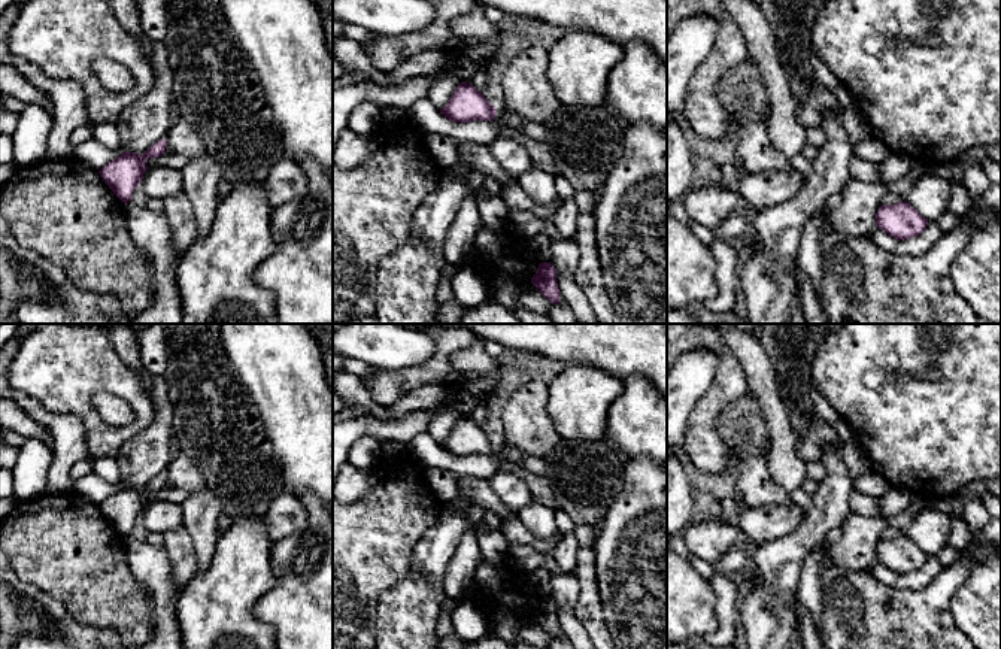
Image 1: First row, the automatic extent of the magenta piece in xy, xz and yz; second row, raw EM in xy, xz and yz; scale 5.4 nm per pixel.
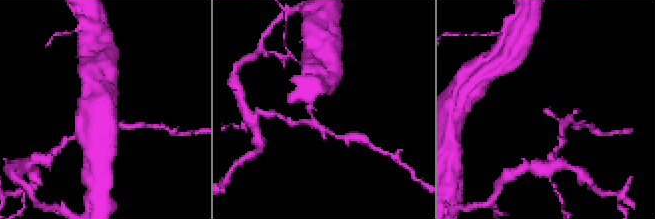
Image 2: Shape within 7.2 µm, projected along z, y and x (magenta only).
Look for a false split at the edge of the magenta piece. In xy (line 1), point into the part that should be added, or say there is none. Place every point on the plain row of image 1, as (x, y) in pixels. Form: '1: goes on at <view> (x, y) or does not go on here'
1: does not go on here

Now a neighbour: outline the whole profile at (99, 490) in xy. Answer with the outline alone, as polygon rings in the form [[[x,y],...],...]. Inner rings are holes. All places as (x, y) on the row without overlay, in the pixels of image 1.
[[[90,473],[87,477],[73,482],[72,489],[87,500],[91,500],[94,504],[101,504],[109,495],[115,494],[122,486],[122,482],[107,483],[95,473]]]

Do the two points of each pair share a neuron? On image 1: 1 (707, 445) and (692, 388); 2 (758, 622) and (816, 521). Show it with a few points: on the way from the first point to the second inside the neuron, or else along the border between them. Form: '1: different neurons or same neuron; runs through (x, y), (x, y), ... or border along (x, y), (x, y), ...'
1: different neurons; border along (716, 372), (709, 390), (692, 409), (685, 434)
2: same neuron; runs through (772, 597), (779, 587), (779, 563), (795, 546)

